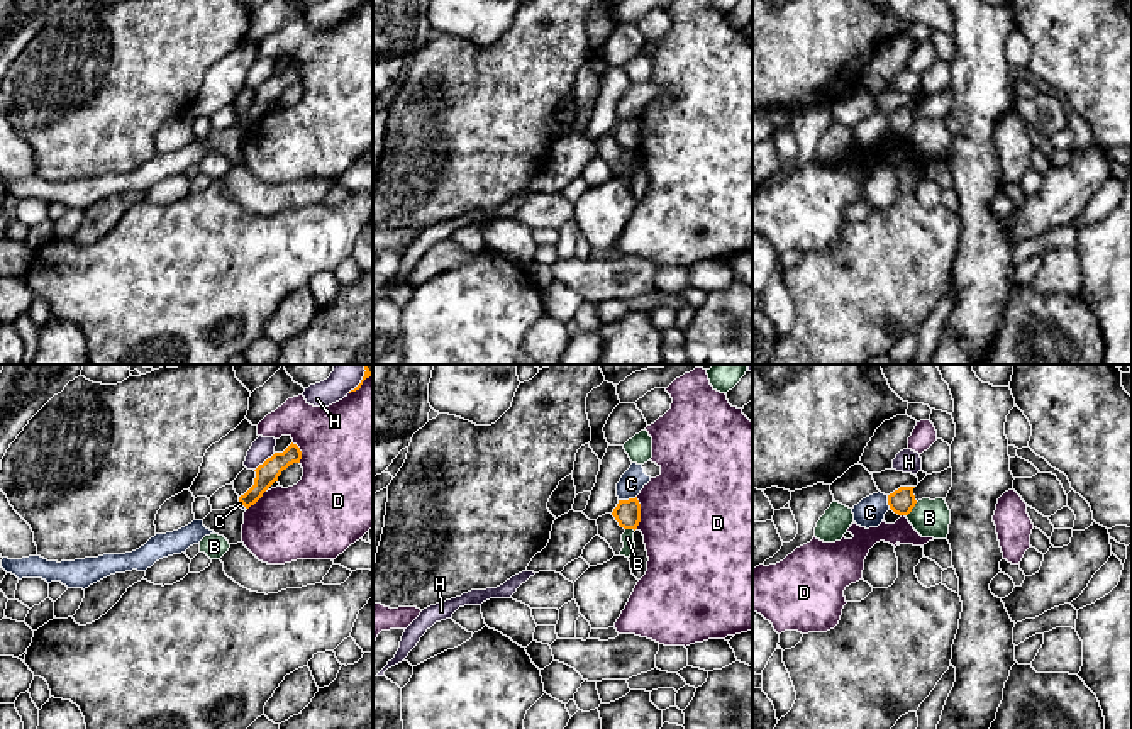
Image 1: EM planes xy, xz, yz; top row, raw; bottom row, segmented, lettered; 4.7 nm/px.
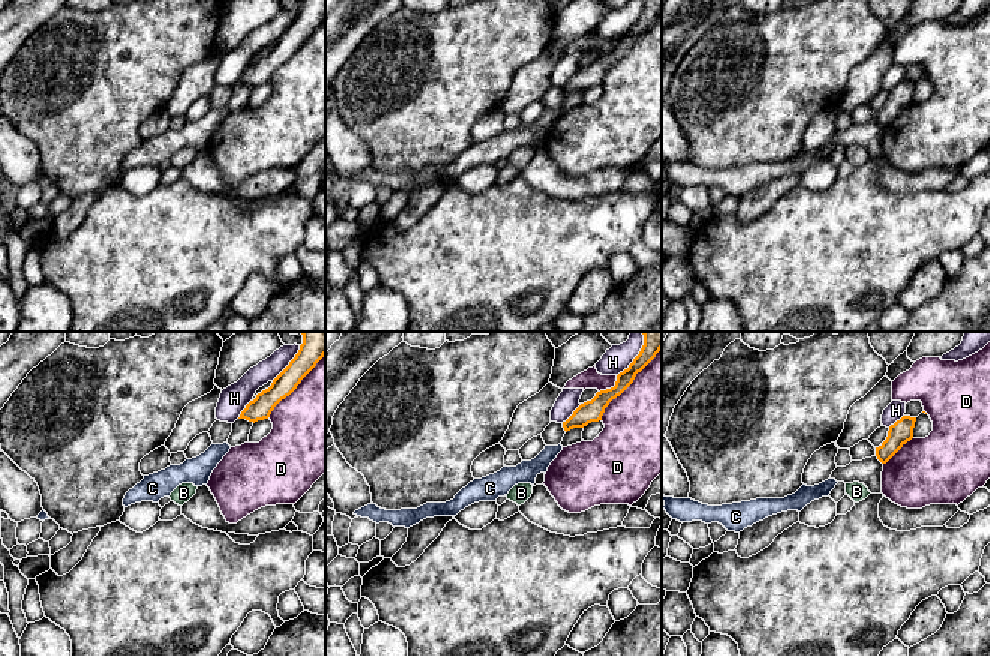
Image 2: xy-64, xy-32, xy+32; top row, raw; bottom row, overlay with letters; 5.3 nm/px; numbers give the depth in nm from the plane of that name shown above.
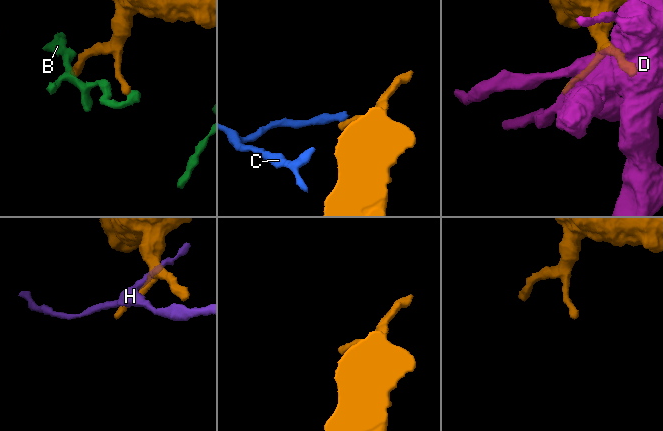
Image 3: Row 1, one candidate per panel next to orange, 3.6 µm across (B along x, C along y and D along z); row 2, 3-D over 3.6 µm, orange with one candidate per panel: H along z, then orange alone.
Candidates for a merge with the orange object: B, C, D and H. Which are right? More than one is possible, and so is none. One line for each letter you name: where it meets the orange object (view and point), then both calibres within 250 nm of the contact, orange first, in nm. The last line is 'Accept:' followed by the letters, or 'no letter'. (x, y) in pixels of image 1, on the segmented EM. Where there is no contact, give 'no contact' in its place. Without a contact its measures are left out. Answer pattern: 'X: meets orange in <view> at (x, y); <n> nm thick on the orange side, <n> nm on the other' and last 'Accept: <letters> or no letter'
Accept: no letter

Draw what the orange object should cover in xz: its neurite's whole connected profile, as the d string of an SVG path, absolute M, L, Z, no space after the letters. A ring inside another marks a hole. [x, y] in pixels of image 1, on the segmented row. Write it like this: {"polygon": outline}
{"polygon": "M637 497L629 500L619 500L612 515L615 517L620 527L635 531L641 522L641 504Z"}

